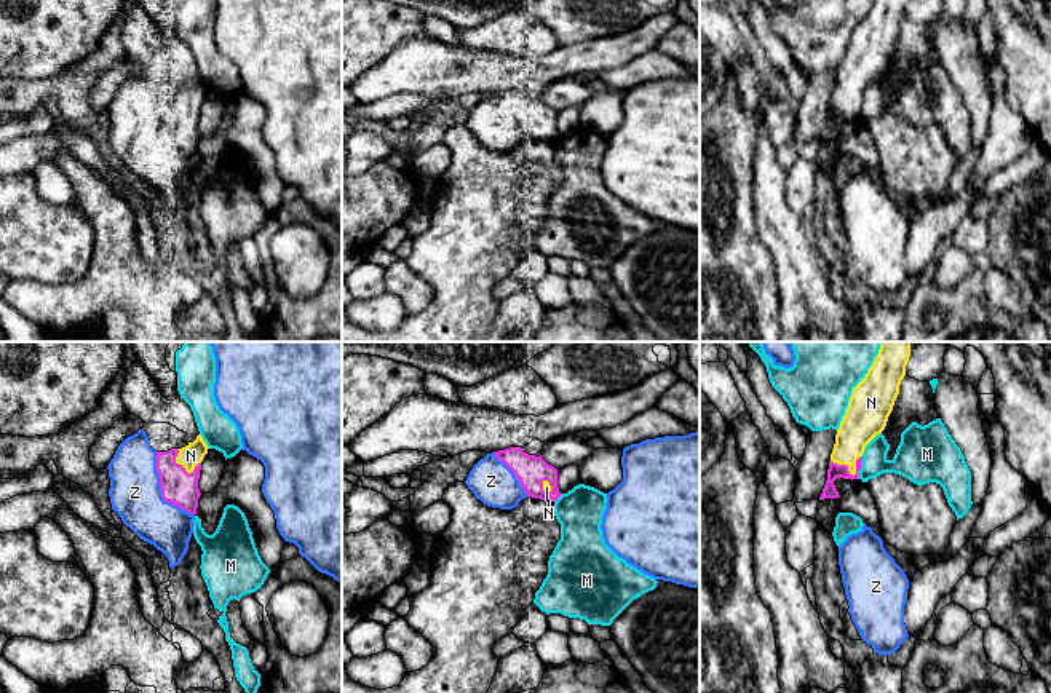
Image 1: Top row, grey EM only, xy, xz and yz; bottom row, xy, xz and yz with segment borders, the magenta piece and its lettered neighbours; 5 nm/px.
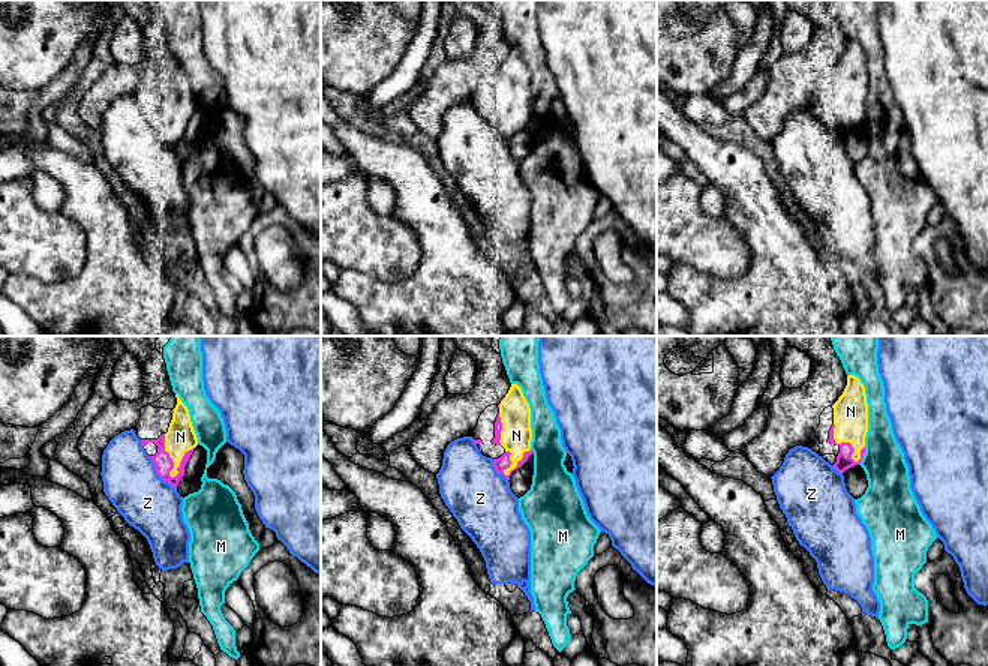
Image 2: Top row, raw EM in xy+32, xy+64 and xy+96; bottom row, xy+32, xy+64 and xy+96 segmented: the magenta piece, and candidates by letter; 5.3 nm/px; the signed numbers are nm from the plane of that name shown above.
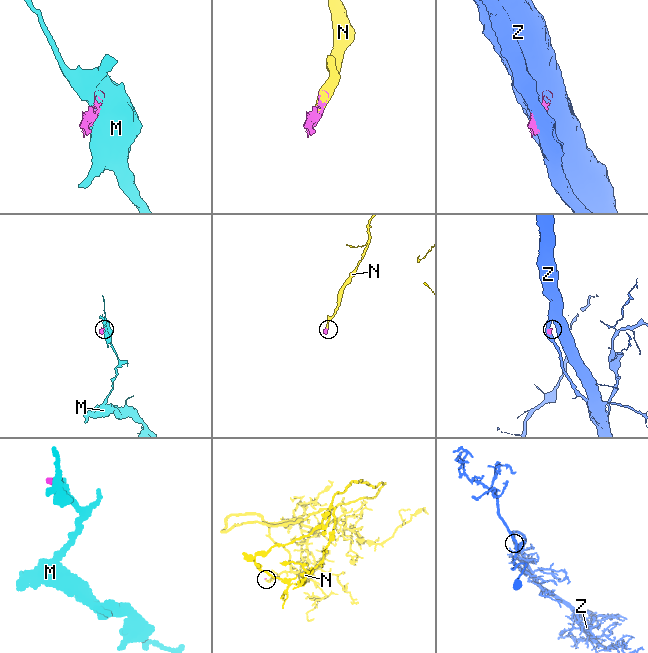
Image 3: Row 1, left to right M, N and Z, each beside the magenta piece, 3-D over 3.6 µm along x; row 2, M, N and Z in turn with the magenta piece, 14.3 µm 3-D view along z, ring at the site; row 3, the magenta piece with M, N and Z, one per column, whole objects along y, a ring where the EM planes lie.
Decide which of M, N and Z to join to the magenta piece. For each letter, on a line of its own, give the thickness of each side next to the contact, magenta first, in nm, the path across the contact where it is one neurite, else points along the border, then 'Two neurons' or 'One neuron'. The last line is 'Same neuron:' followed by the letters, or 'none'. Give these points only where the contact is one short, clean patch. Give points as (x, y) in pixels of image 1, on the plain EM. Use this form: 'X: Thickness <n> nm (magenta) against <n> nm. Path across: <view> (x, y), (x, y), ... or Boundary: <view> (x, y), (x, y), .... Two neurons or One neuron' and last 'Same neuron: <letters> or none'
M: Thickness 70 nm (magenta) against 160 nm. Boundary: yz (863, 99), (856, 120). Two neurons
N: Thickness 70 nm (magenta) against 190 nm. One neuron
Z: Thickness 170 nm (magenta) against 260 nm. Two neurons
Same neuron: N

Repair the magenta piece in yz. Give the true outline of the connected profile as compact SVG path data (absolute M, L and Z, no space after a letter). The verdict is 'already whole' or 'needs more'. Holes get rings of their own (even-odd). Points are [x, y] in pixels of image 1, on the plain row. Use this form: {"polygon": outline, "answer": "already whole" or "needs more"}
{"polygon": "M875 0L853 30L831 96L827 123L819 142L839 141L837 120L858 121L866 88L880 77L899 37L909 0Z", "answer": "needs more"}

